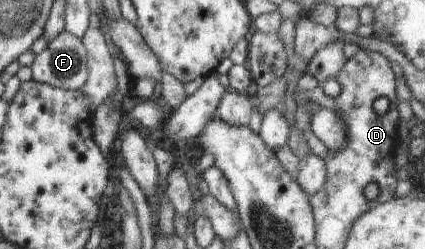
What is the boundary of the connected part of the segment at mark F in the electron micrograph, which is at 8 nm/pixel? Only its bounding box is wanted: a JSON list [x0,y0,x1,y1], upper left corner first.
[33,30,88,90]

